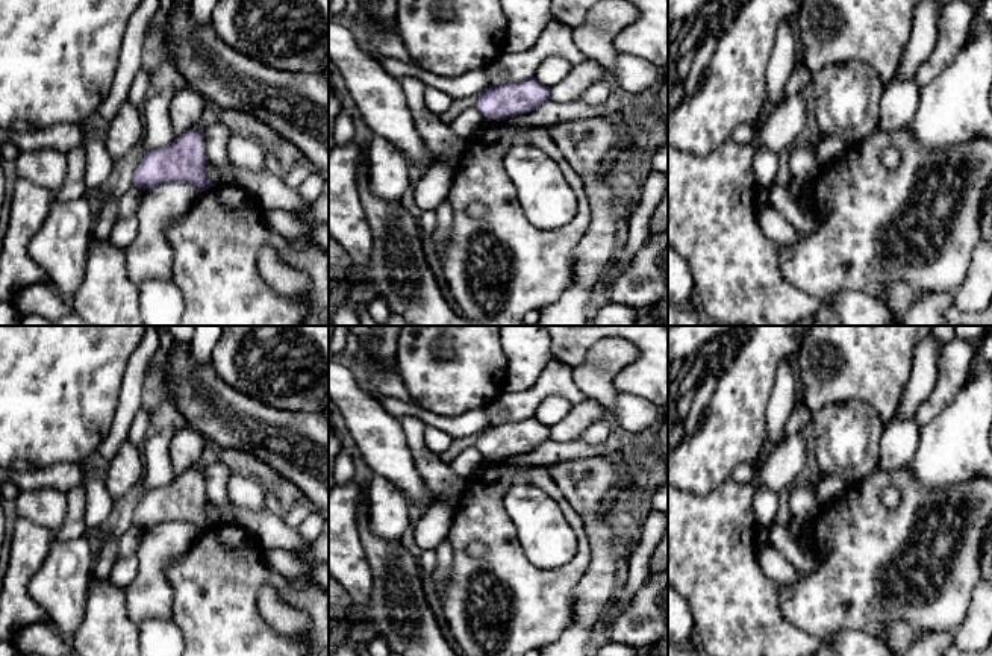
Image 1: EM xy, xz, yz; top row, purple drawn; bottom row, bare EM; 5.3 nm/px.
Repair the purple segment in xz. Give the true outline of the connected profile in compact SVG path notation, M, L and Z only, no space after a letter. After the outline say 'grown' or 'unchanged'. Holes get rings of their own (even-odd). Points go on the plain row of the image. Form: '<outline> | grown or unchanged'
M536 417L518 423L489 426L479 433L477 447L485 458L509 458L535 450L550 439L551 427Z | unchanged

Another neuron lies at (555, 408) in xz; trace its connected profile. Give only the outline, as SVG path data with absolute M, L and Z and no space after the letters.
M548 395L538 406L535 417L542 424L553 427L569 414L572 406L574 405L562 395Z

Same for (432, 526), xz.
M433 497L432 504L413 515L413 533L418 551L436 550L448 536L457 503L442 497Z

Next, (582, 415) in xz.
M586 398L574 405L569 414L551 427L550 439L562 444L577 441L604 412L604 408L597 400Z

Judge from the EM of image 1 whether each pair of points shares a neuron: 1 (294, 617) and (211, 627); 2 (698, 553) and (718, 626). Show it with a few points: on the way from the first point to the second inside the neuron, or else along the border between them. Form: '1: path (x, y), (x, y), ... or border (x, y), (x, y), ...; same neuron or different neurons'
1: border (265, 584), (261, 615), (296, 638); different neurons
2: path (715, 571), (718, 574), (718, 608); same neuron

